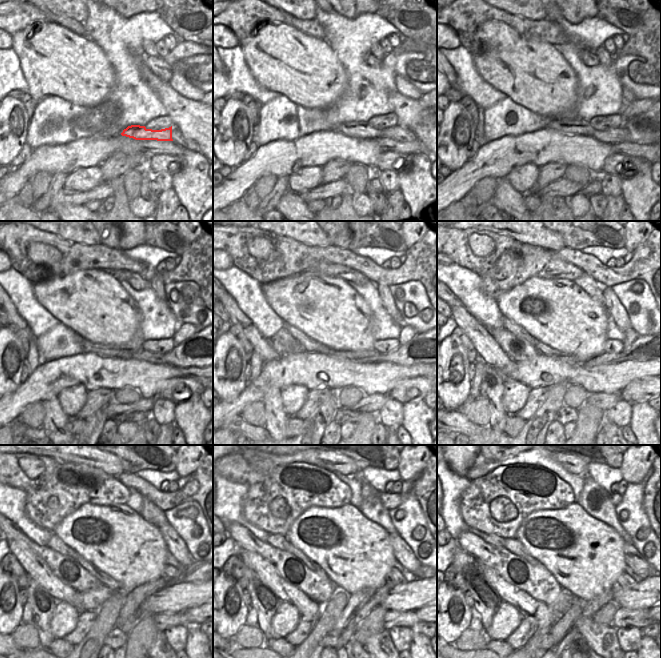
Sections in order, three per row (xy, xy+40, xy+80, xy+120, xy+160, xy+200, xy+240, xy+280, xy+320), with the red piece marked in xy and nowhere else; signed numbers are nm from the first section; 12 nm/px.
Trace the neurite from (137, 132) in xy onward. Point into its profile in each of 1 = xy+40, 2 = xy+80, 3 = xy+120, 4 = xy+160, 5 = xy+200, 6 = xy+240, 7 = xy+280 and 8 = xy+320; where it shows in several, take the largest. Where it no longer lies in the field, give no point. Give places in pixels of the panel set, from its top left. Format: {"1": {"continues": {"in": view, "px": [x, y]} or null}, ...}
{"1": {"continues": {"in": "xy+40", "px": [361, 129]}}, "2": {"continues": {"in": "xy+80", "px": [576, 126]}}, "3": {"continues": {"in": "xy+120", "px": [117, 351]}}, "4": {"continues": {"in": "xy+160", "px": [310, 345]}}, "5": {"continues": {"in": "xy+200", "px": [519, 331]}}, "6": {"continues": {"in": "xy+240", "px": [55, 543]}}, "7": {"continues": {"in": "xy+280", "px": [279, 541]}}, "8": {"continues": {"in": "xy+320", "px": [494, 539]}}}

